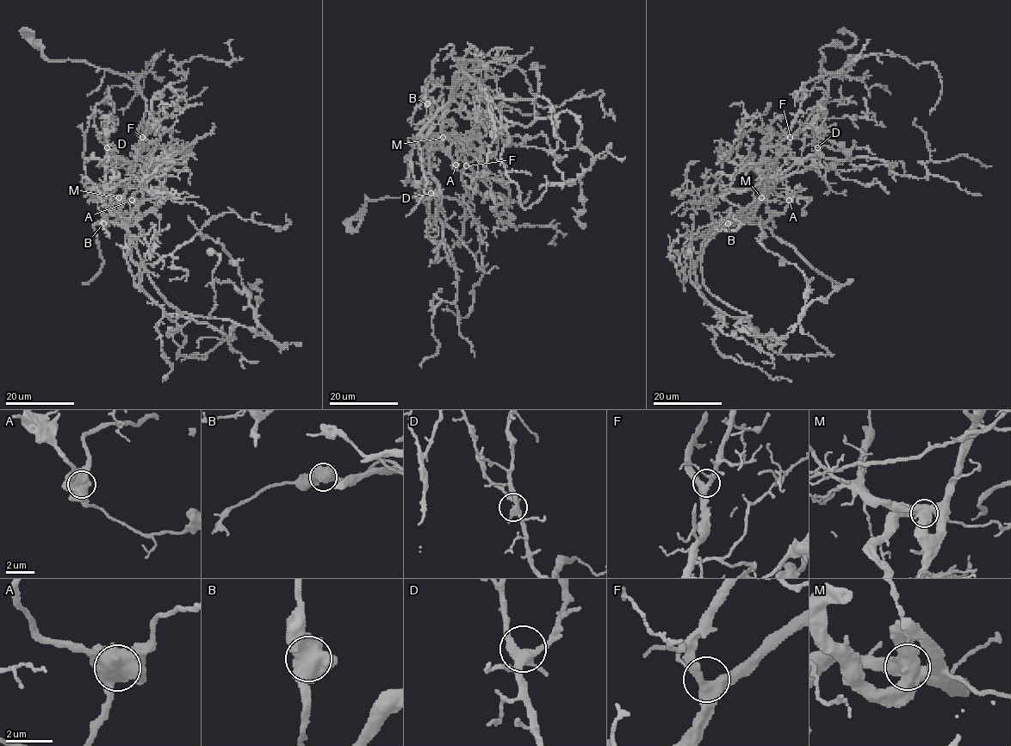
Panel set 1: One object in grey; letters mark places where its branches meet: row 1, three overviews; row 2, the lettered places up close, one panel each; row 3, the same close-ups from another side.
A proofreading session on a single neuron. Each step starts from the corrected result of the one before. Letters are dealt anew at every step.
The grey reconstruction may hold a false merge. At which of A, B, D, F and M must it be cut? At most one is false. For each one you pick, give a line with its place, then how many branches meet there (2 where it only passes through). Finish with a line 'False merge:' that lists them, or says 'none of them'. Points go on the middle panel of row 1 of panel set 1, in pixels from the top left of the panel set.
False merge: none of them

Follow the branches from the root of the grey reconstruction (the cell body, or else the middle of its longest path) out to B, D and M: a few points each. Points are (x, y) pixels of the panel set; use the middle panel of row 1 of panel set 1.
B: (457, 83), (450, 100), (431, 120), (426, 115), (427, 103)
D: (457, 83), (444, 115), (443, 134), (433, 136), (428, 140), (429, 167), (439, 188), (437, 195), (431, 193)
M: (457, 83), (444, 115), (443, 137)

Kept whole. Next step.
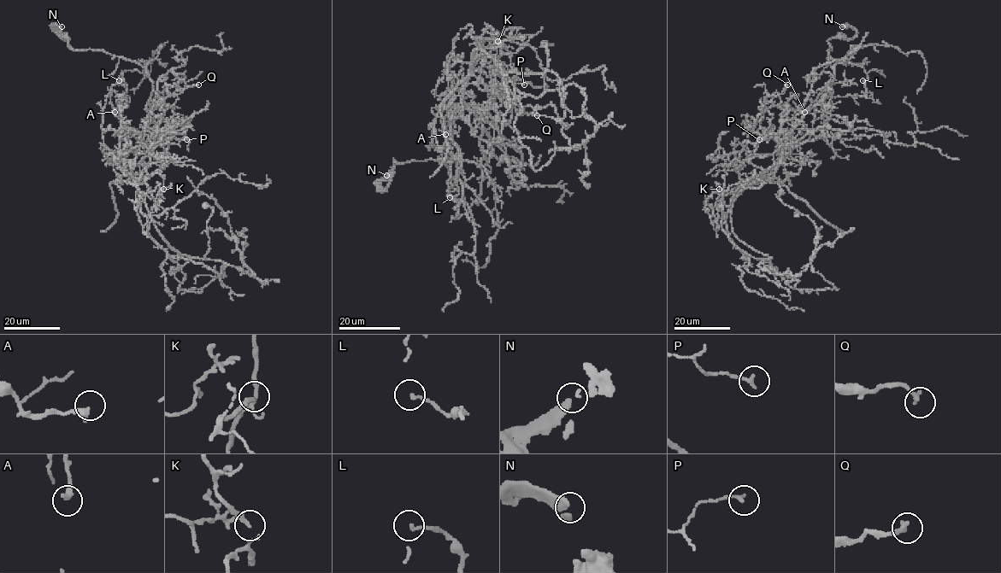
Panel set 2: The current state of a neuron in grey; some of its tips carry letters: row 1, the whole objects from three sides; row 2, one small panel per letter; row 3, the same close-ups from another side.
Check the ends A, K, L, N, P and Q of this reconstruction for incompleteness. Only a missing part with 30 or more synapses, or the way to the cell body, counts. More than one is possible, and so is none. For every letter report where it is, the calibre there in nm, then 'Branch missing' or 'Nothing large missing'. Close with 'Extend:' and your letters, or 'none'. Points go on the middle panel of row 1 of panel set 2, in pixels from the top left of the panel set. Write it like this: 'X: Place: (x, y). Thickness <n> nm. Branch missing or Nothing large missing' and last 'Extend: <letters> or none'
A: Place: (445, 134). Thickness 280 nm. Nothing large missing
K: Place: (497, 41). Thickness 150 nm. Nothing large missing
L: Place: (450, 197). Thickness 140 nm. Nothing large missing
N: Place: (386, 175). Thickness 360 nm. Nothing large missing
P: Place: (524, 84). Thickness 180 nm. Nothing large missing
Q: Place: (537, 115). Thickness 240 nm. Nothing large missing
Extend: none

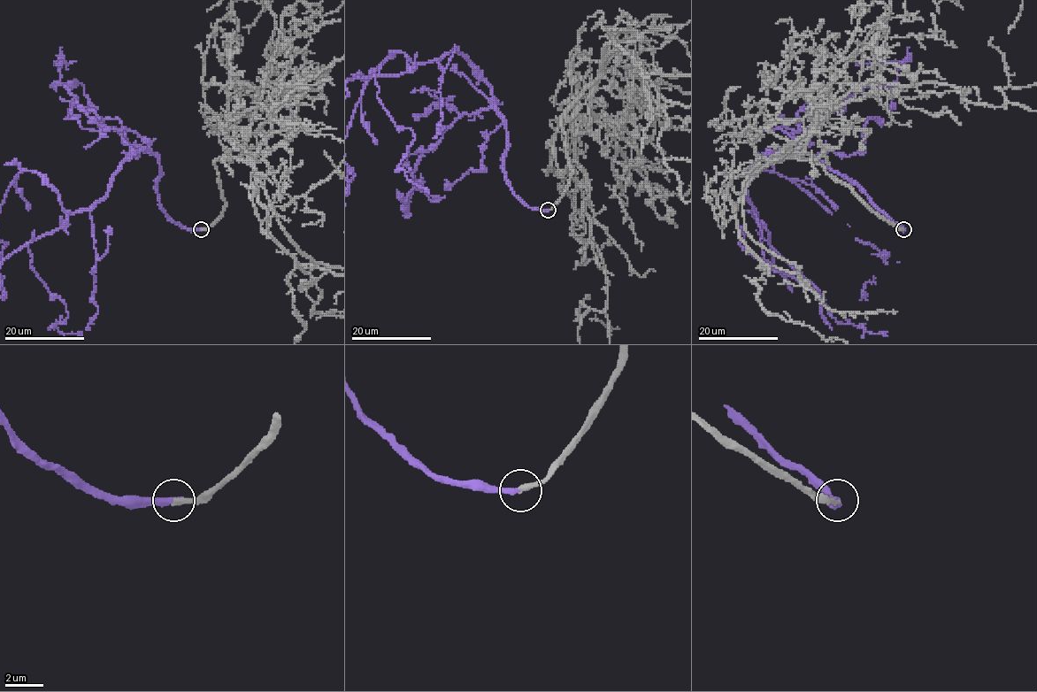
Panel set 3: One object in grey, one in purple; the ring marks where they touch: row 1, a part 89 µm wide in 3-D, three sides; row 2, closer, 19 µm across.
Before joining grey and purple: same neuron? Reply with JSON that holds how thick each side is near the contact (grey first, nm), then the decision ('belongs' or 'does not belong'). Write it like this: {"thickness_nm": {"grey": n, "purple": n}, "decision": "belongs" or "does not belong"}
{"thickness_nm": {"grey": 280, "purple": 320}, "decision": "belongs"}

